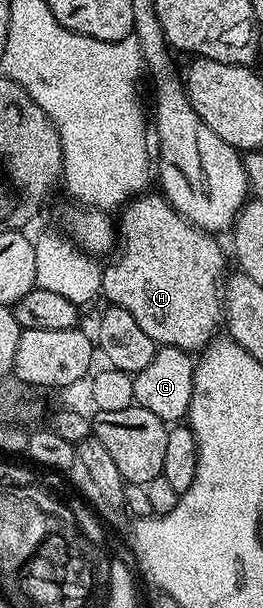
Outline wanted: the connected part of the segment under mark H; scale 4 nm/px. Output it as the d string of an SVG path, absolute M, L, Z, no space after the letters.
M145 192L139 195L135 200L129 201L119 211L119 214L118 245L111 255L110 261L112 263L109 266L105 265L100 275L100 289L103 297L108 297L107 301L111 305L126 308L126 312L130 312L130 316L134 316L134 321L142 328L142 332L146 332L146 336L150 336L150 340L154 340L157 347L173 346L189 352L203 351L204 347L217 337L218 331L216 329L219 326L221 329L222 326L222 283L226 278L226 269L224 270L224 250L220 247L219 240L216 239L219 237L215 233L198 228L194 223L185 220L159 192Z

